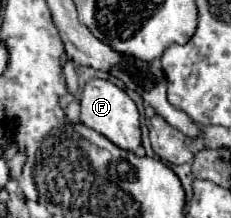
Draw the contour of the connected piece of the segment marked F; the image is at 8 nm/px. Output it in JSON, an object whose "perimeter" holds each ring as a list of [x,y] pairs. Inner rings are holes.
{"perimeter":[[[91,80],[85,84],[81,94],[81,122],[95,132],[109,138],[115,146],[123,150],[135,152],[141,144],[141,130],[139,130],[139,112],[135,102],[113,82],[107,80]]]}

